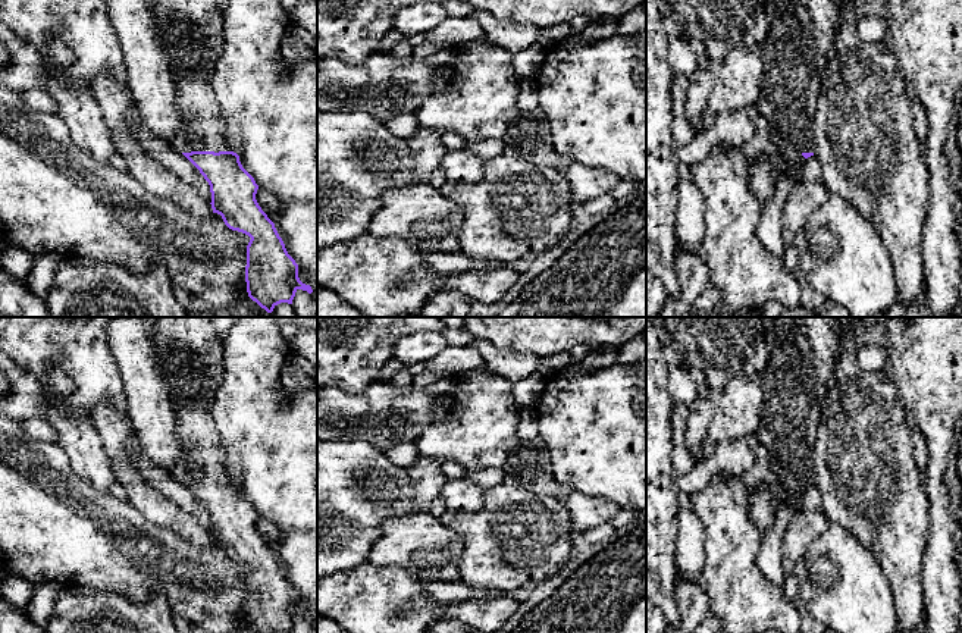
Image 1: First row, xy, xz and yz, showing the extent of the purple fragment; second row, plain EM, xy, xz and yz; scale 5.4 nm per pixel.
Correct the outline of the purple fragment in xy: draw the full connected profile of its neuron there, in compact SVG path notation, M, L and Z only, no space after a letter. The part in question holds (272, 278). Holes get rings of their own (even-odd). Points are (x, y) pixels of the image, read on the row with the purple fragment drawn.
M156 0L153 6L156 29L167 54L176 84L176 100L187 132L176 141L176 150L184 154L210 185L213 213L222 216L225 225L248 235L245 282L248 297L267 313L281 303L292 304L298 289L313 292L298 278L298 264L288 254L275 223L256 200L258 185L242 167L239 156L228 142L222 106L213 85L216 60L223 50L223 7L214 0Z

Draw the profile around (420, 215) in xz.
M429 184L388 189L369 222L373 236L399 236L426 253L461 254L461 207Z

